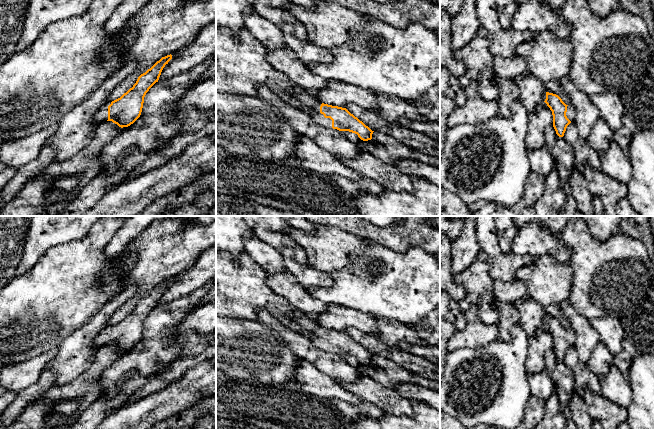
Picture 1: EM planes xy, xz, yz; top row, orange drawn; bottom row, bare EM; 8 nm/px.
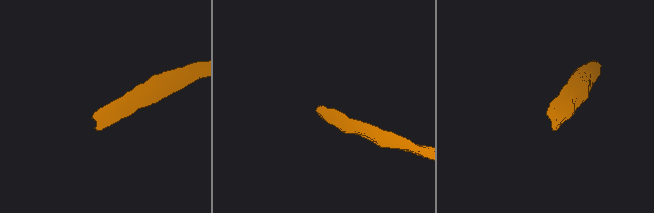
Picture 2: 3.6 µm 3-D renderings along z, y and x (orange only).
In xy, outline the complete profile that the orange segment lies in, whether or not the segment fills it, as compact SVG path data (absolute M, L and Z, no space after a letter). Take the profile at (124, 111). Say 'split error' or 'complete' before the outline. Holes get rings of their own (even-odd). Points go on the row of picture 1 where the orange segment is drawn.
split error | M172 55L162 57L150 69L141 74L136 83L120 98L107 102L94 115L98 124L112 121L119 127L128 127L141 115L144 97L149 89L159 80L161 72L172 59Z

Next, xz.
split error | M293 85L293 88L286 92L286 94L297 98L303 105L308 107L310 109L308 112L309 116L319 125L339 131L355 133L363 141L372 139L374 131L346 108L321 103L314 95L296 85Z

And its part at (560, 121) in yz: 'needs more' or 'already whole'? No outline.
needs more

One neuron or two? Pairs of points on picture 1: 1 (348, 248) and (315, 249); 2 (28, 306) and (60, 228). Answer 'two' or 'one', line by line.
1: one
2: two

